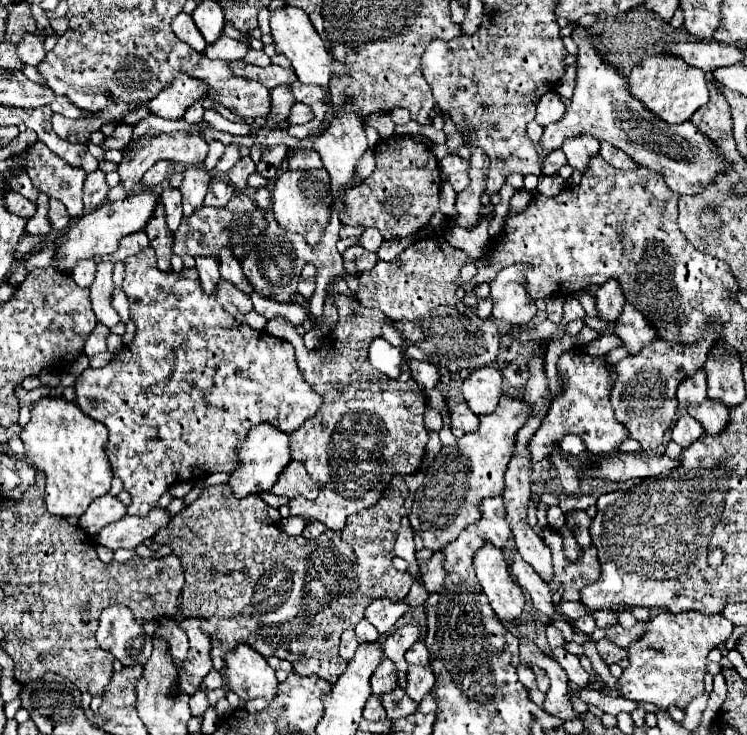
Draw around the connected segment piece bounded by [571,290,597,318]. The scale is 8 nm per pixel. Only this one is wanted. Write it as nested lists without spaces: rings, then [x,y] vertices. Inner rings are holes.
[[[579,290],[577,294],[571,294],[571,296],[575,296],[575,298],[581,302],[581,306],[583,306],[583,310],[585,310],[587,316],[597,318],[597,310],[595,310],[595,296],[591,296],[587,290]]]

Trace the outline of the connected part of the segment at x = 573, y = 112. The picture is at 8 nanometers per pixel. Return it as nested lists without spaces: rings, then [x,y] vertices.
[[[575,26],[573,38],[579,46],[575,94],[561,122],[549,124],[545,128],[539,142],[543,150],[557,150],[569,136],[589,134],[625,150],[625,154],[635,158],[641,166],[659,172],[667,186],[679,194],[701,194],[705,186],[713,184],[721,174],[727,172],[729,160],[723,158],[719,148],[709,142],[709,138],[705,138],[705,134],[701,134],[693,122],[669,126],[667,122],[655,118],[637,98],[631,98],[631,92],[627,90],[627,78],[623,78],[617,68],[605,66],[607,62],[597,52],[597,42],[593,42],[587,28]]]

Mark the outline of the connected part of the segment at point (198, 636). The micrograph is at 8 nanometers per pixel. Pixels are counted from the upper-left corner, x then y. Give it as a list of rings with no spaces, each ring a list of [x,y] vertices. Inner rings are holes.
[[[185,618],[179,622],[181,630],[185,630],[189,638],[189,658],[181,662],[179,674],[177,674],[177,692],[193,696],[203,678],[209,674],[213,668],[209,650],[211,650],[211,640],[207,634],[201,632],[201,618]]]

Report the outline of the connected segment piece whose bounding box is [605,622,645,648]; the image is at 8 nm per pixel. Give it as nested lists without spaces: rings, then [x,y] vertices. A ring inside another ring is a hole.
[[[637,622],[635,628],[631,628],[631,630],[625,630],[625,628],[621,628],[621,626],[611,626],[611,628],[605,632],[605,636],[607,636],[613,644],[617,644],[617,646],[621,646],[621,648],[627,648],[629,642],[637,640],[637,638],[643,634],[643,630],[645,630],[645,624],[643,624],[643,622]]]

